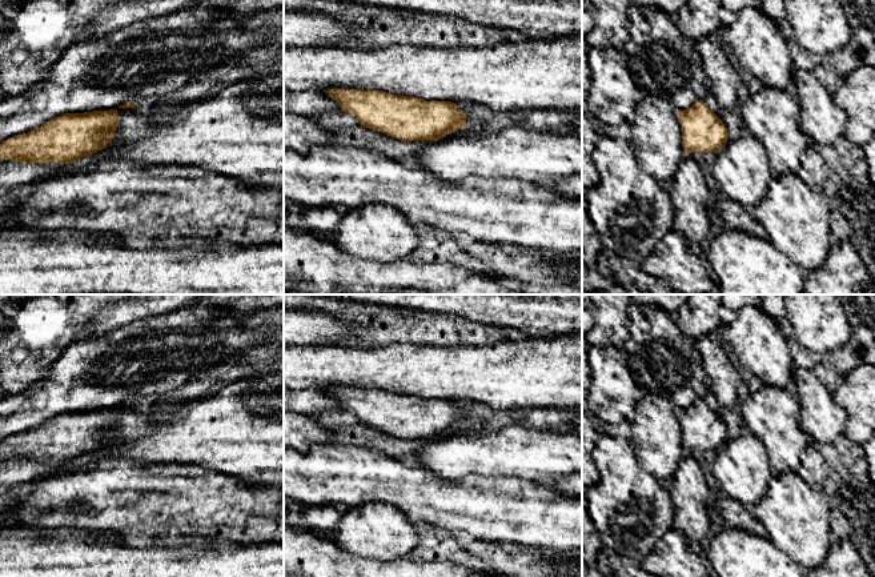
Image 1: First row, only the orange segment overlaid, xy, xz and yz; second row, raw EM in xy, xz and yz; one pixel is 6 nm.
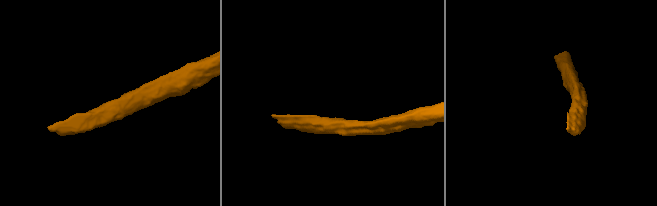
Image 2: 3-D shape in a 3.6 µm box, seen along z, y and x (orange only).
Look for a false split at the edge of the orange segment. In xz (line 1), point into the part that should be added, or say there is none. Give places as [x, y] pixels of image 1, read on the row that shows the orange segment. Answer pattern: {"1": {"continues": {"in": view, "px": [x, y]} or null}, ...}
{"1": {"continues": null}}

